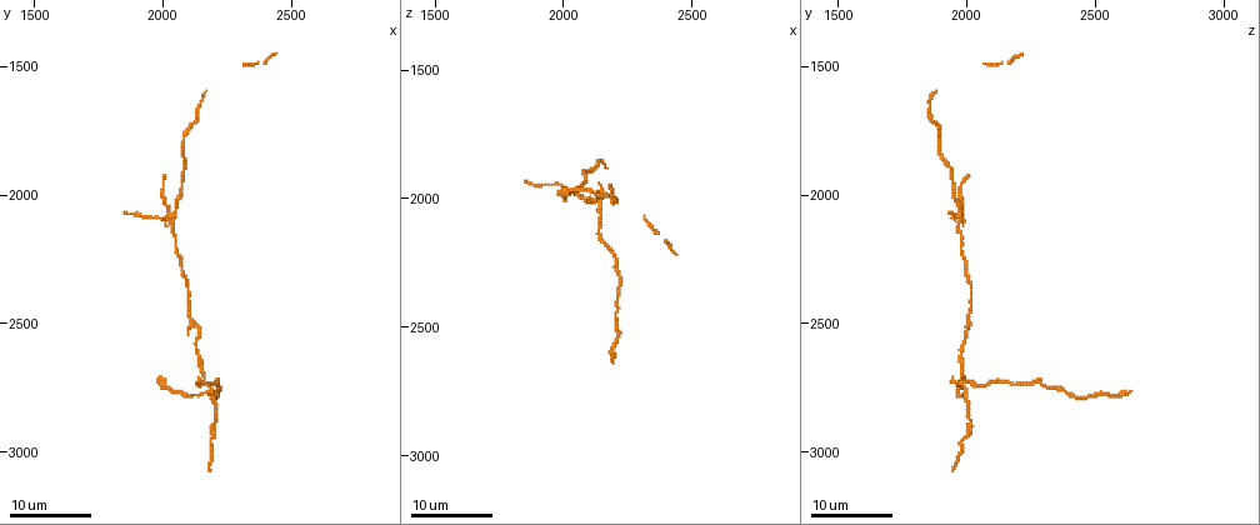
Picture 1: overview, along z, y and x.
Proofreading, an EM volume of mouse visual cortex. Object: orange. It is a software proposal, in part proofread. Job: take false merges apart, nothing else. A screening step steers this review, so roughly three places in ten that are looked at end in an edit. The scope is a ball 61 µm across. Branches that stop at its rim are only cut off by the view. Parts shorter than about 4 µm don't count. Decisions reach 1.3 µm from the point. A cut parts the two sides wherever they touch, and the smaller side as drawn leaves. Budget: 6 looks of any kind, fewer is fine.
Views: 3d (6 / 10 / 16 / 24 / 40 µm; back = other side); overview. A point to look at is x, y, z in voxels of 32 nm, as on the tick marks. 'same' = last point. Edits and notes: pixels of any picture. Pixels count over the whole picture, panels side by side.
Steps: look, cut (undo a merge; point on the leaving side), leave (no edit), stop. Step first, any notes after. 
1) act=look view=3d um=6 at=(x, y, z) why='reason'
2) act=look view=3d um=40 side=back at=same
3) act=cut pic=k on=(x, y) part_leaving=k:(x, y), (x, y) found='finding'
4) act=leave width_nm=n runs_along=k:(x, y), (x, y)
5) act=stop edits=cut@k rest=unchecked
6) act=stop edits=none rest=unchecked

act=look view=3d um=24 at=(2140, 2530, 1990) why='calibre changes'

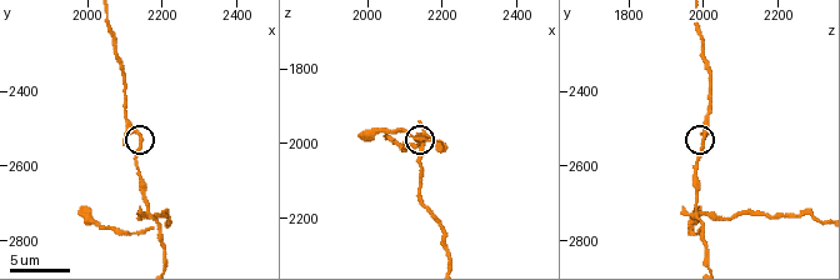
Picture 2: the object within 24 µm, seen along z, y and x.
act=look view=3d um=6 at=(2140, 2530, 2000) why='closer look'

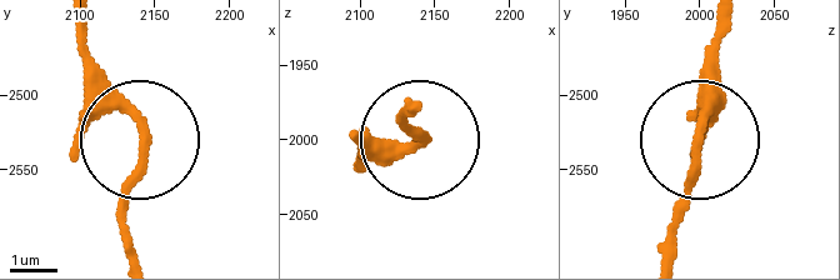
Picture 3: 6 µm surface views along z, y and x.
act=look view=3d um=6 side=back at=(2144, 2530, 2000)

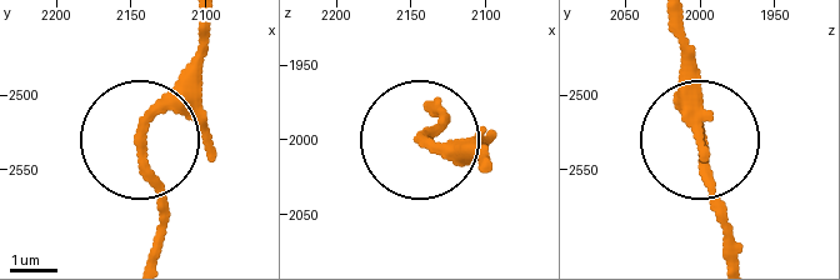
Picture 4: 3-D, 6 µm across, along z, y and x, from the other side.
act=leave runs_along=4:(208, 20), (193, 80), (136, 151), (160, 211), (160, 255) found='one neuron here'

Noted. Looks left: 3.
act=look view=3d um=16 at=(2100, 2370, 2020) why='thick turns thin'

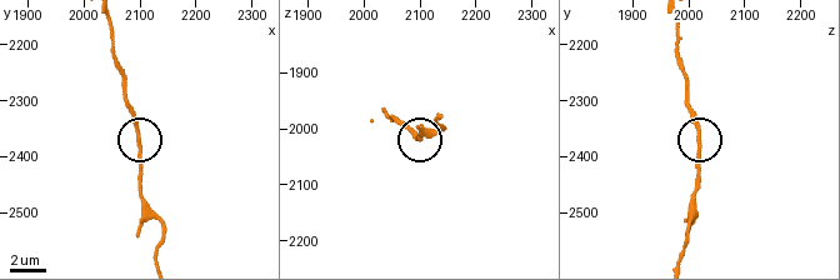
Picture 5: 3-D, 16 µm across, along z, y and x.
act=look view=3d um=16 side=back at=(2095, 2360, 2015) why='other side'

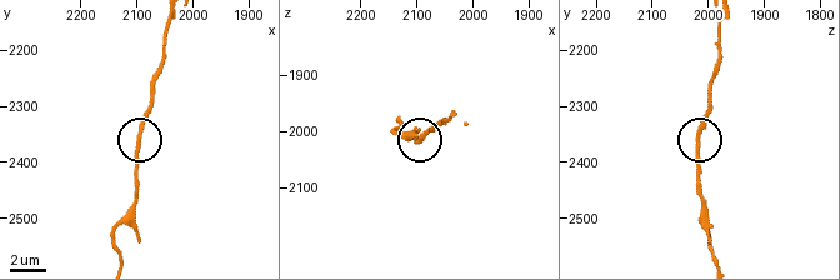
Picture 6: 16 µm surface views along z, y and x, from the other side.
act=leave runs_along=6:(711, 98), (698, 140), (698, 184) found='one neuron here'

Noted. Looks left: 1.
act=look view=3d um=10 at=(2160, 2730, 1970) why='four-way junction'

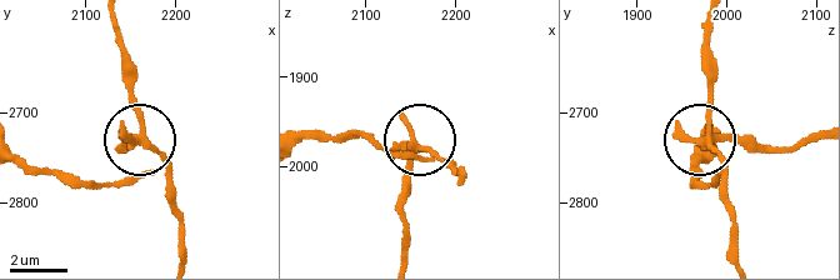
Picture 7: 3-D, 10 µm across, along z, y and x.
act=cut pic=7 on=(401, 188) arms=4 part_leaving=7:(414, 149), (403, 254) found='a second neuron is stuck on'

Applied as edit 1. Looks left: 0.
act=stop edits=cut@7 rest=unchecked

